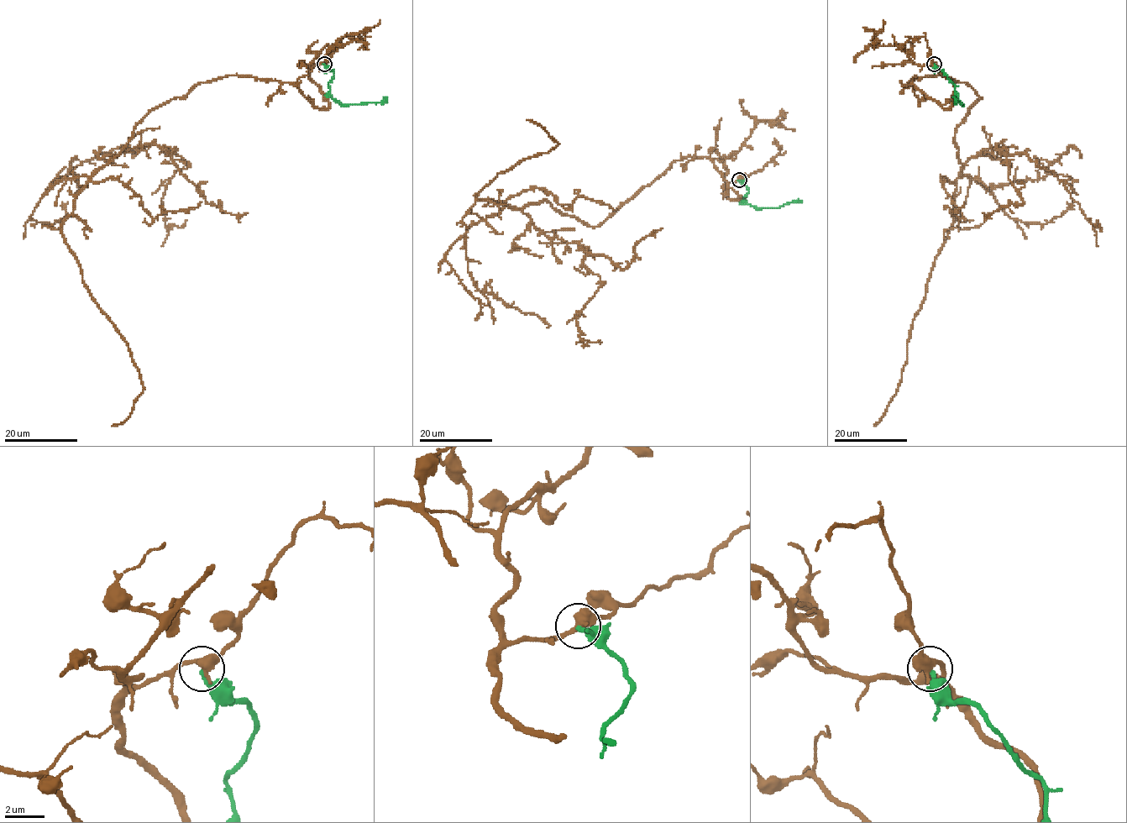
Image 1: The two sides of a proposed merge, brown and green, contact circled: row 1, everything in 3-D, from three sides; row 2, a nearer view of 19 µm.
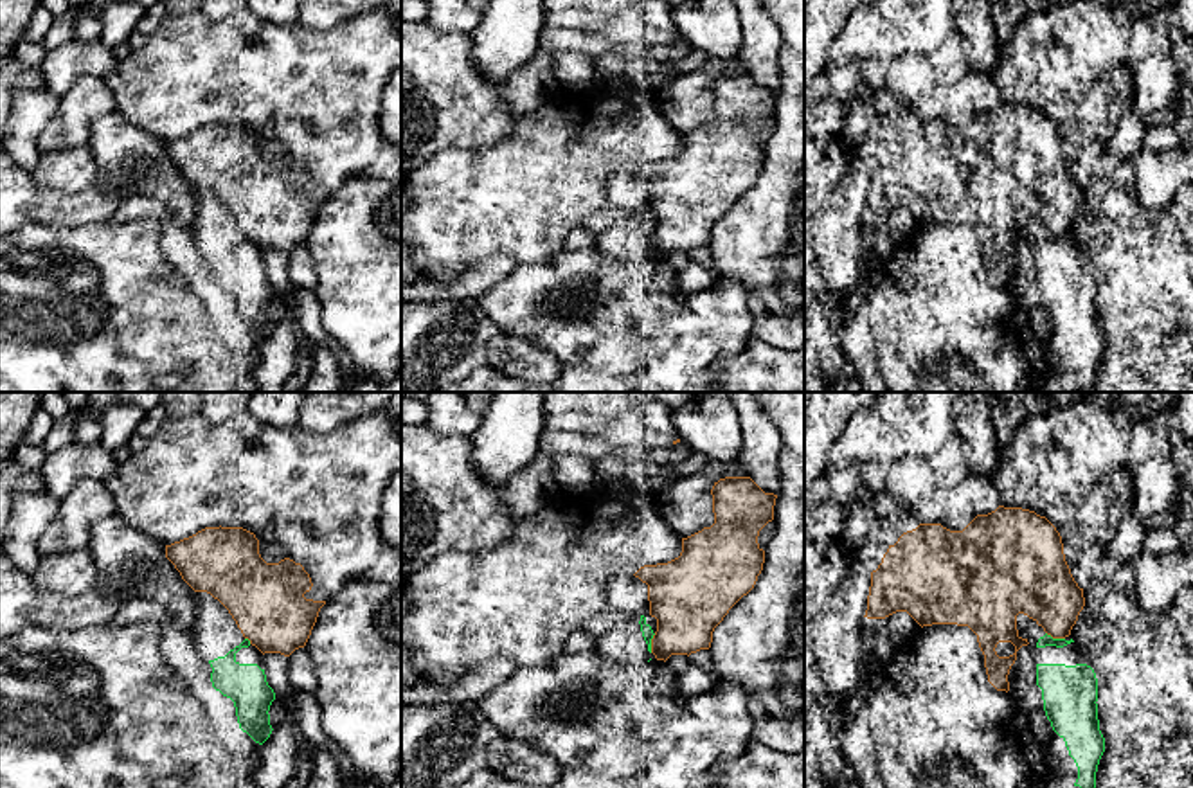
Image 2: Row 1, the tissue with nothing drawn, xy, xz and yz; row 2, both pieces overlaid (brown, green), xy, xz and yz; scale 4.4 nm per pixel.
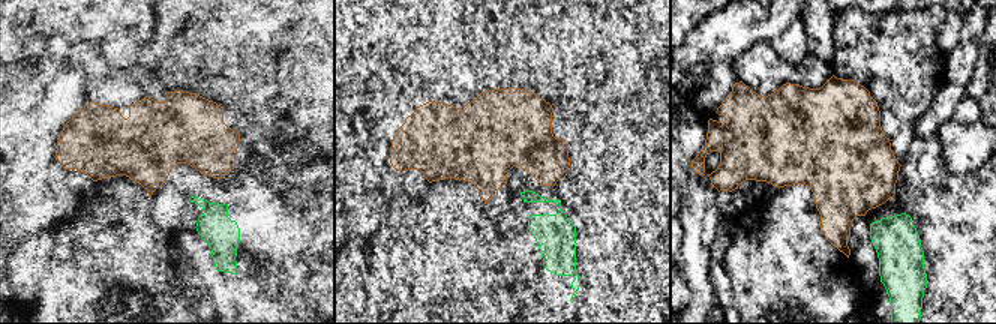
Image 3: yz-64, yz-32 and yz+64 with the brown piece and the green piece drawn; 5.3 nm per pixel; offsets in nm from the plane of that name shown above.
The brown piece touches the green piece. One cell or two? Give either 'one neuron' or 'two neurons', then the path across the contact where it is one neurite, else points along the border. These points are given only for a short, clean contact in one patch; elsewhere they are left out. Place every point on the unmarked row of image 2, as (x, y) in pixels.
two neurons

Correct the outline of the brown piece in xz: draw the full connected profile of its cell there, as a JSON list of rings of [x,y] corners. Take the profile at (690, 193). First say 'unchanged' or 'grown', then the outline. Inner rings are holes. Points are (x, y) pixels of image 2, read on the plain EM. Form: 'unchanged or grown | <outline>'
unchanged | [[[725,74],[713,86],[714,121],[682,135],[682,149],[668,160],[644,162],[633,173],[648,182],[650,212],[657,216],[651,250],[657,257],[709,246],[714,225],[747,193],[763,167],[759,128],[774,117],[777,92],[765,90],[750,74]]]

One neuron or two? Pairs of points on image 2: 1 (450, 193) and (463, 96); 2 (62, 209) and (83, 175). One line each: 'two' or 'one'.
1: two
2: two

